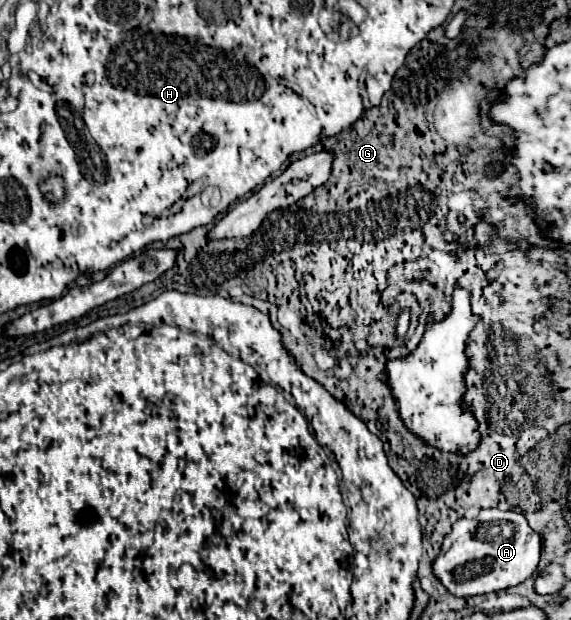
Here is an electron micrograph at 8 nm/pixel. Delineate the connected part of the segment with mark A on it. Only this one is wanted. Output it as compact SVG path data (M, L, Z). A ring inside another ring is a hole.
M483 509L475 519L459 519L445 537L441 555L433 563L435 575L455 597L485 595L523 583L539 565L541 539L517 511Z

